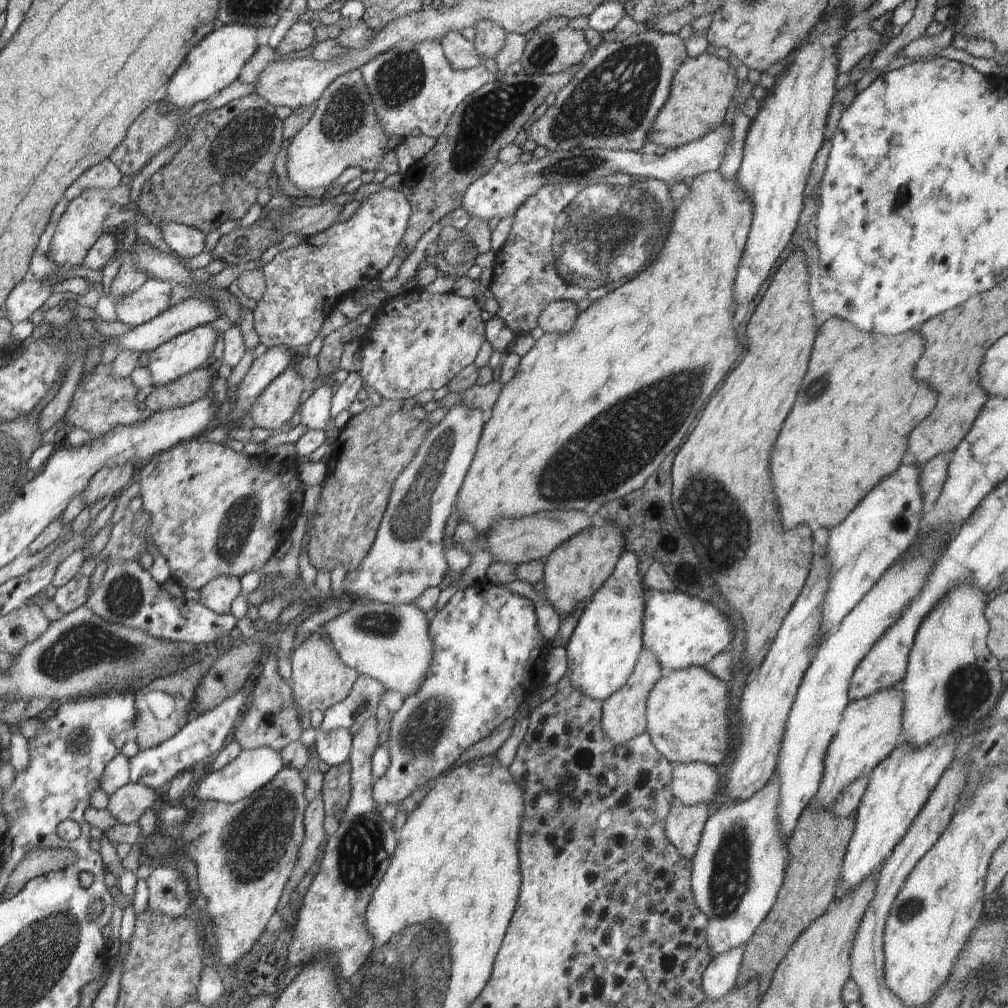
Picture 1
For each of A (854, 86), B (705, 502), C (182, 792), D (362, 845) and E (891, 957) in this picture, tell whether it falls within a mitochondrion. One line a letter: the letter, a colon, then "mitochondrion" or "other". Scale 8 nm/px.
A: other
B: mitochondrion
C: other
D: mitochondrion
E: other

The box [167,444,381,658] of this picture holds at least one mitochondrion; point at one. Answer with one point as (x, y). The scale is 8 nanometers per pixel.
(238, 523)

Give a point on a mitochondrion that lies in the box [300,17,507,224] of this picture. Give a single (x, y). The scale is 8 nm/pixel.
(400, 79)

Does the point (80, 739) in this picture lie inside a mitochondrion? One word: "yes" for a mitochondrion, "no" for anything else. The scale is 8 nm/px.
yes

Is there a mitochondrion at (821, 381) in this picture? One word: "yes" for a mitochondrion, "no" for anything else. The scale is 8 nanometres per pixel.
yes

